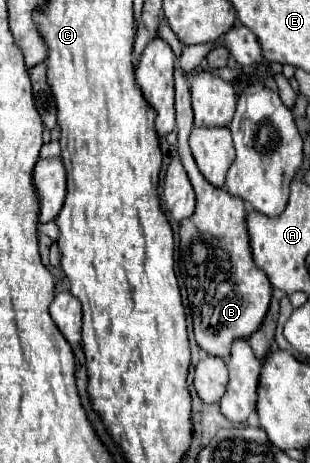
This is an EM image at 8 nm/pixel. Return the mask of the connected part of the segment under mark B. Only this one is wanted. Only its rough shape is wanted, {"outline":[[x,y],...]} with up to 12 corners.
{"outline":[[175,66],[179,156],[197,210],[179,272],[197,346],[229,358],[259,330],[271,282],[253,262],[245,202],[189,150],[191,90]]}

